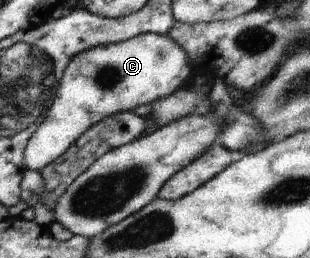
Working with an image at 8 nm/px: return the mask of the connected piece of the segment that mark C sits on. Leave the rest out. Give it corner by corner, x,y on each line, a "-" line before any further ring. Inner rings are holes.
140,34
116,44
104,44
86,50
70,59
60,77
56,96
49,105
43,123
30,136
24,149
24,166
27,170
40,172
53,160
60,158
86,130
98,124
106,116
130,112
136,106
152,104
156,100
168,98
185,81
194,76
189,64
188,54
170,40
169,36
159,34
-
82,64
96,66
96,78
84,76
80,72

